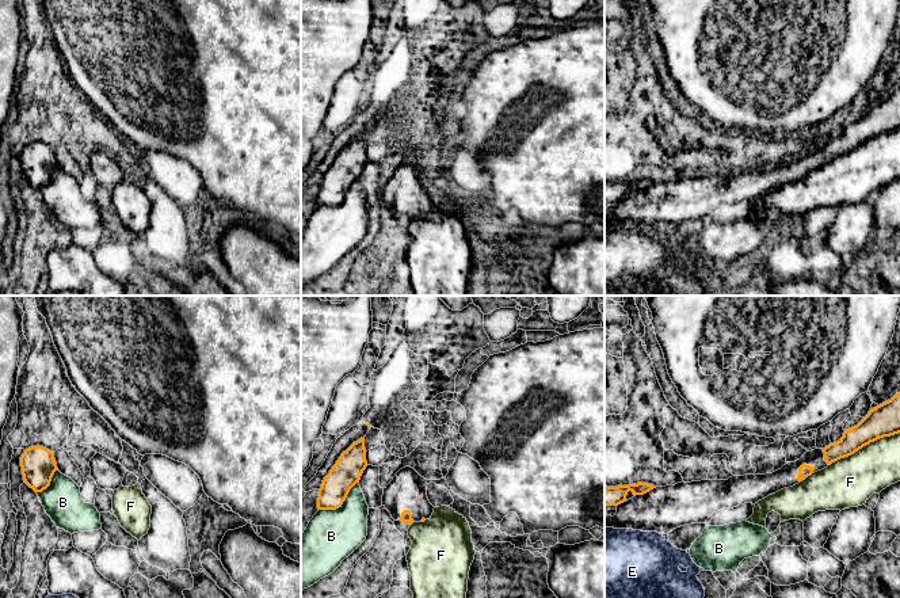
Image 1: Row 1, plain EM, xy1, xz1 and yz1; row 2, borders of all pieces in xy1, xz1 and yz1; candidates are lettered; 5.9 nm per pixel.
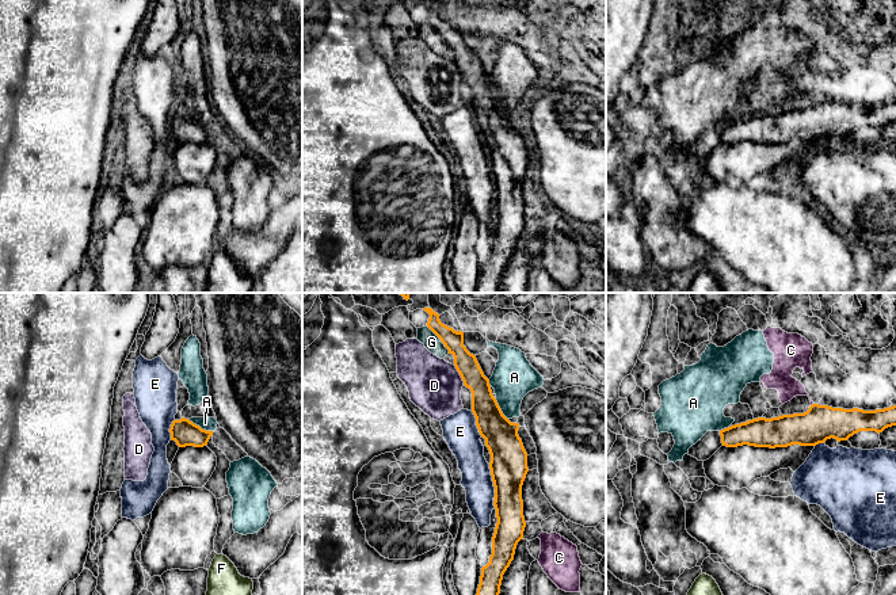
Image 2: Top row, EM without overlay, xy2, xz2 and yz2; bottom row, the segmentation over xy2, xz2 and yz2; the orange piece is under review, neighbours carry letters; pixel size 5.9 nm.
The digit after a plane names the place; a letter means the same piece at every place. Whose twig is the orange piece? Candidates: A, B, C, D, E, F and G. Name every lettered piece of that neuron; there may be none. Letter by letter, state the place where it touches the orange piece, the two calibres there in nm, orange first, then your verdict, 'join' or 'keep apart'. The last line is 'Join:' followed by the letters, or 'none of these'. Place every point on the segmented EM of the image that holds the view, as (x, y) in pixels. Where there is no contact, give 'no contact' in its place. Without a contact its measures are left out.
A: meets orange in xy2 at (198, 426); 160 nm thick on the orange side, 80 nm on the other; keep apart
B: meets orange in xz1 at (340, 505); 170 nm thick on the orange side, 320 nm on the other; keep apart
C: meets orange in yz2 at (812, 404); 220 nm thick on the orange side, 140 nm on the other; keep apart
D: meets orange in xz2 at (460, 374); 160 nm thick on the orange side, 320 nm on the other; keep apart
E: meets orange in xz2 at (492, 480); 220 nm thick on the orange side, 180 nm on the other; keep apart
F: meets orange in yz1 at (864, 445); 190 nm thick on the orange side, 300 nm on the other; keep apart
G: meets orange in xz2 at (439, 338); 140 nm thick on the orange side, 100 nm on the other; keep apart
Join: none of these

